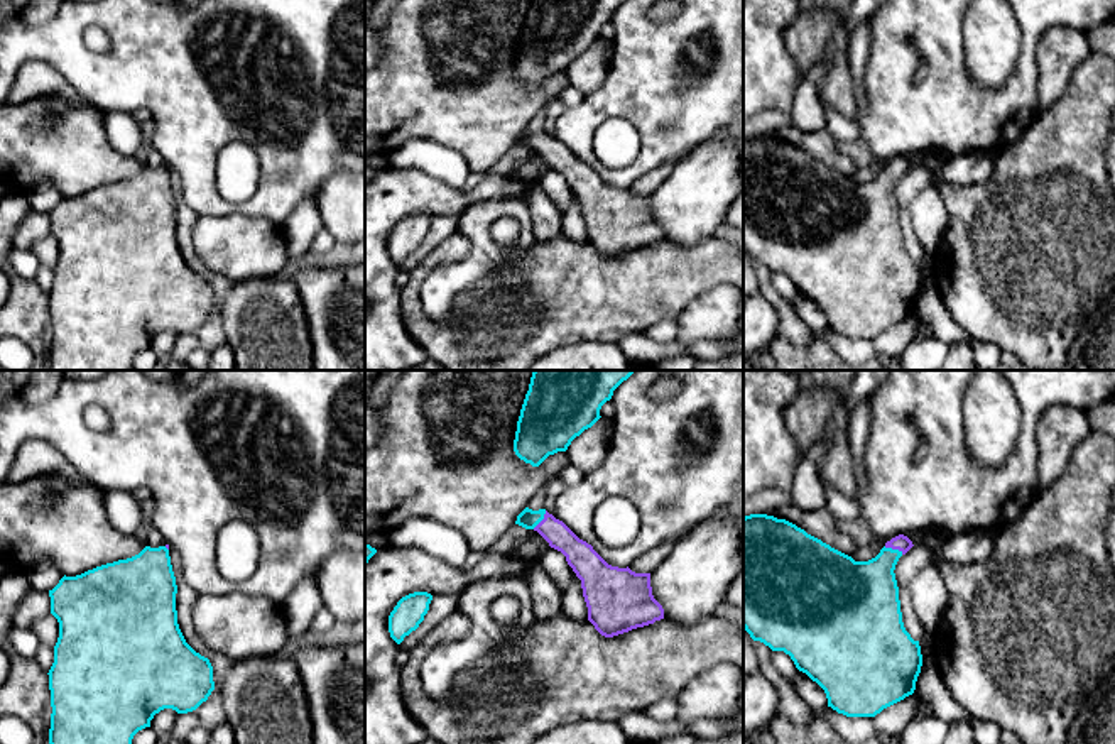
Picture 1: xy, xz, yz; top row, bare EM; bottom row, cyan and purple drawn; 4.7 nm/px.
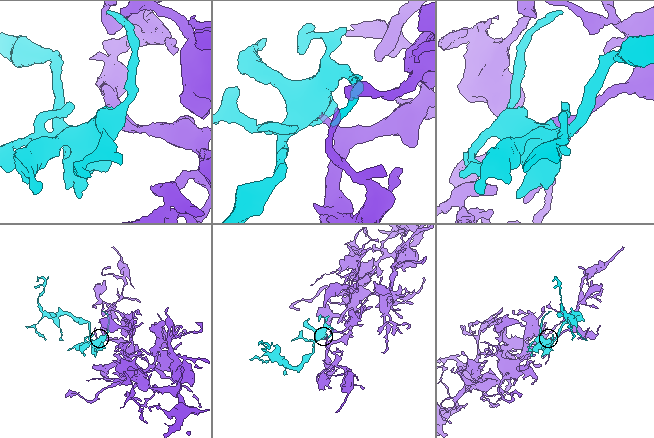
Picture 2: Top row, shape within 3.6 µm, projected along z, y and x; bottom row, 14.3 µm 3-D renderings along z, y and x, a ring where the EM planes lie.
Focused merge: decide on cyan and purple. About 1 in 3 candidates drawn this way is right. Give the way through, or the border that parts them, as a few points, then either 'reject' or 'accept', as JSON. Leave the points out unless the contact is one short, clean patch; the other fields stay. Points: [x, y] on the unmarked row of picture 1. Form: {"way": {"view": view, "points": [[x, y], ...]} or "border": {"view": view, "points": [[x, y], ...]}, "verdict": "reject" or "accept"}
{"way": {"view": "yz", "points": [[865, 215], [894, 171], [902, 164]]}, "verdict": "accept"}

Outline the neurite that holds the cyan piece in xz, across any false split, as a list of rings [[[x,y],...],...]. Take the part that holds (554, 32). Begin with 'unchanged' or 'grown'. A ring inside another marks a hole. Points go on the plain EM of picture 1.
unchanged; [[[530,0],[514,61],[515,76],[539,88],[601,37],[601,27],[627,0]]]

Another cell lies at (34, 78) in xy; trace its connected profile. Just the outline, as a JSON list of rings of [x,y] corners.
[[[29,61],[17,71],[7,101],[24,103],[39,96],[59,96],[71,105],[86,107],[86,101],[49,64]]]

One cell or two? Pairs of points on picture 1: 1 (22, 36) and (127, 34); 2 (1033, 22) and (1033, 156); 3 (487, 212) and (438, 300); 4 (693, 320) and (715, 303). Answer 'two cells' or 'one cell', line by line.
1: one cell
2: two cells
3: one cell
4: one cell

